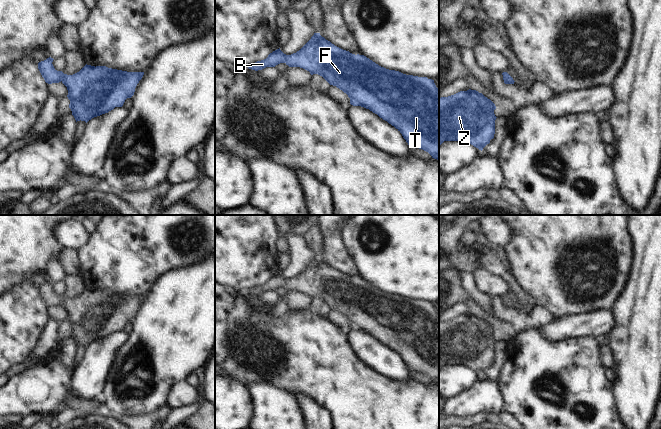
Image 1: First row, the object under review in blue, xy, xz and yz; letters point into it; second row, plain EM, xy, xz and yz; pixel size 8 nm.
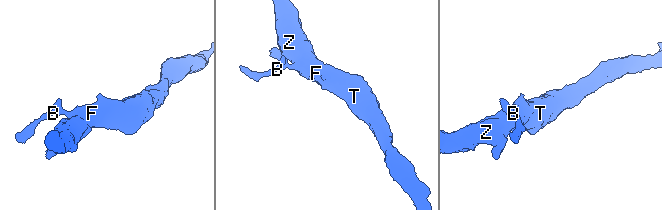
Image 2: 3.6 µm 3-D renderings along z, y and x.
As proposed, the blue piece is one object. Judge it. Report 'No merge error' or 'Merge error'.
No merge error.

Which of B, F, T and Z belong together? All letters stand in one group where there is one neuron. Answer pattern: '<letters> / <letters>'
B F T Z

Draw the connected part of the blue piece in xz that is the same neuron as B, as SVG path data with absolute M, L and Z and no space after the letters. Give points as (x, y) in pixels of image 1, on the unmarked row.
M314 257L296 277L286 279L279 272L248 292L258 295L280 287L322 300L330 309L346 317L351 329L369 333L394 350L409 370L422 373L439 384L439 313L434 304L381 291L364 279L355 279L335 270L320 257Z

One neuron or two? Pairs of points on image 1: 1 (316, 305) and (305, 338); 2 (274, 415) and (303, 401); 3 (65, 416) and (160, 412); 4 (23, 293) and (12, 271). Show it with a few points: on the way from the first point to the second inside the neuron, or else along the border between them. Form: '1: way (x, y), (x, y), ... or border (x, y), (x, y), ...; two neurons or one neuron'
1: border (308, 310), (326, 318); two neurons
2: border (293, 395), (304, 418); two neurons
3: way (89, 413), (105, 411), (120, 418), (136, 418); one neuron
4: border (29, 277), (21, 280), (10, 289); two neurons

